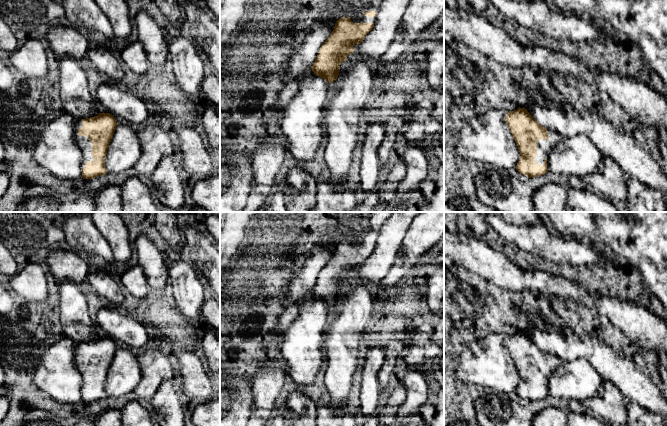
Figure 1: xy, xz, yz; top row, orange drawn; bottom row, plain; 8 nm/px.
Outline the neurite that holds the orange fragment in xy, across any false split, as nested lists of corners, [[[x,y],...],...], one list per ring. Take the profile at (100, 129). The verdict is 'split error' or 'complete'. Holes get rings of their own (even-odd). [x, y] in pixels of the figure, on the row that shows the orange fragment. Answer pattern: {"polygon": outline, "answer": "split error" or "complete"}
{"polygon": [[[110,113],[76,119],[75,142],[82,149],[82,178],[107,174],[105,157],[118,123]]], "answer": "split error"}

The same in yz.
{"polygon": [[[525,108],[509,111],[505,121],[520,152],[516,170],[529,178],[547,173],[548,154],[564,136],[541,126]]], "answer": "split error"}

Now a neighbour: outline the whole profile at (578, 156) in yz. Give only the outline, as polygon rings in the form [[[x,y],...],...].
[[[585,135],[564,137],[549,152],[547,169],[559,175],[583,178],[598,172],[604,155]]]

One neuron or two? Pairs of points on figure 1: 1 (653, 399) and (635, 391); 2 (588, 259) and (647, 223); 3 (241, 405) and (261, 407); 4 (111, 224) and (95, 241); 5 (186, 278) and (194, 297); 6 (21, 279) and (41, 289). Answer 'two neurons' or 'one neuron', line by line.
1: one neuron
2: two neurons
3: two neurons
4: two neurons
5: one neuron
6: one neuron

